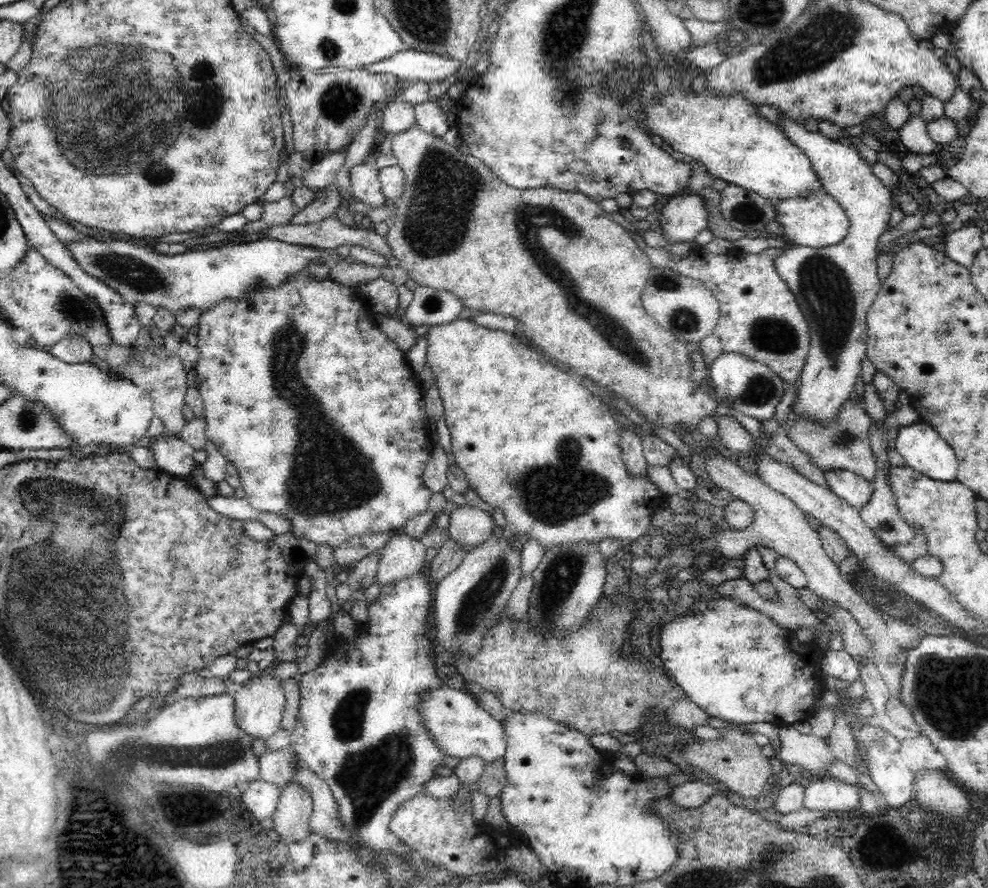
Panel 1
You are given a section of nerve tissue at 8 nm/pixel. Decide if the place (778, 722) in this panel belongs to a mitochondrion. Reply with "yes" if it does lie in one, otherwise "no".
no

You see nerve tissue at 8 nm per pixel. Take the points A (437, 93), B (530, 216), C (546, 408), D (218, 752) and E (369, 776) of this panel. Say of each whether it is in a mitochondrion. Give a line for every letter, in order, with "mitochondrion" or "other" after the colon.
A: other
B: mitochondrion
C: other
D: mitochondrion
E: mitochondrion

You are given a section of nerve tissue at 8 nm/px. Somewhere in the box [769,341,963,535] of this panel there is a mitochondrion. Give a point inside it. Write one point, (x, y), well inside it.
(845, 439)

